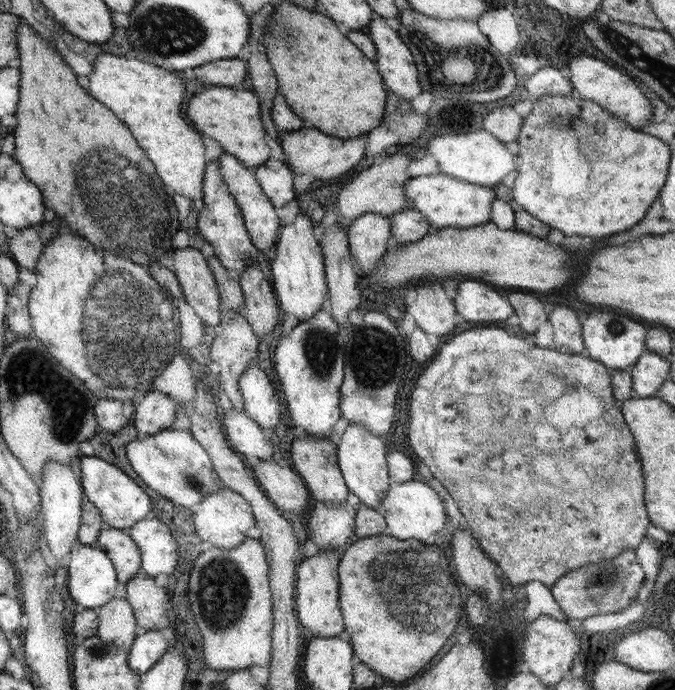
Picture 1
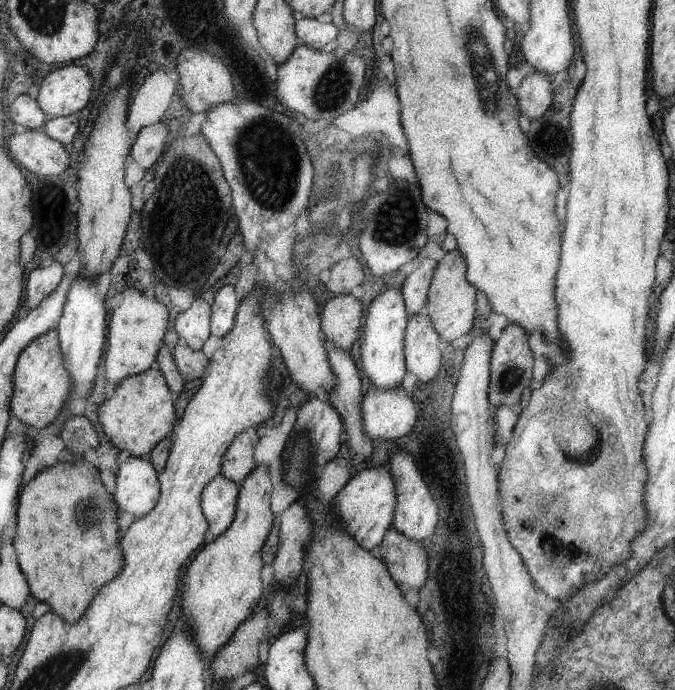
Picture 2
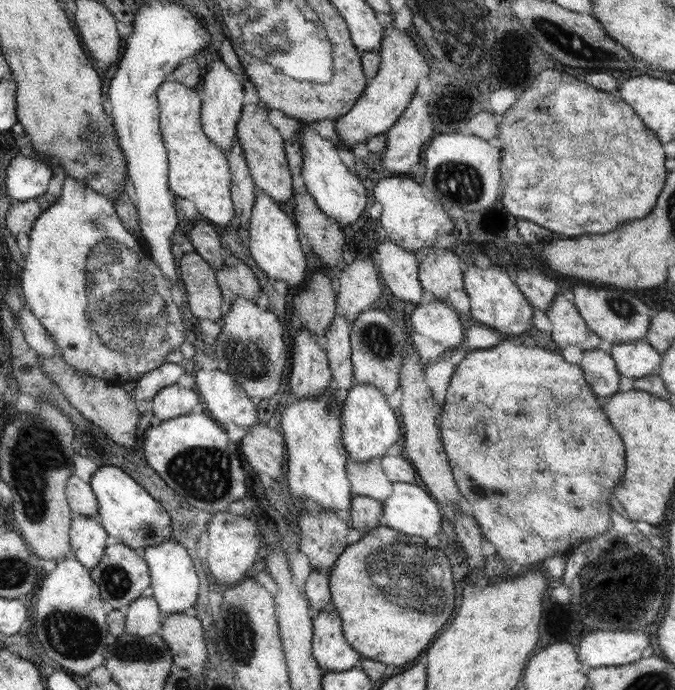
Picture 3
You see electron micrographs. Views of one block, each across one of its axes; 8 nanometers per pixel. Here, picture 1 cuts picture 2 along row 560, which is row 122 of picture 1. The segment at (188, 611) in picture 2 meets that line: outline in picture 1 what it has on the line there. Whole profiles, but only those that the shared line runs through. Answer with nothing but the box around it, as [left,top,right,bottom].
[186,85,271,169]

